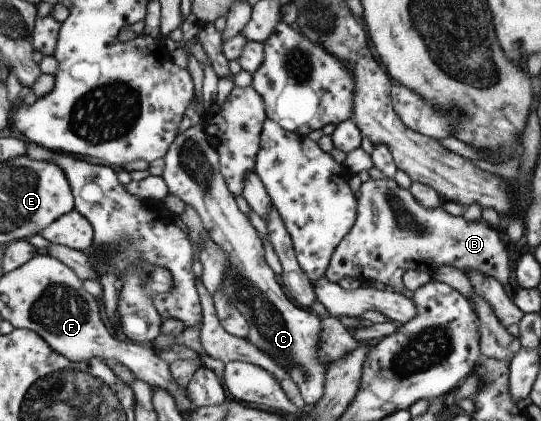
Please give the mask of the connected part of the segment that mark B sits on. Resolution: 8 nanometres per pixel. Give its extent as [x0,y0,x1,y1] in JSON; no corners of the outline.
[327,178,510,293]

